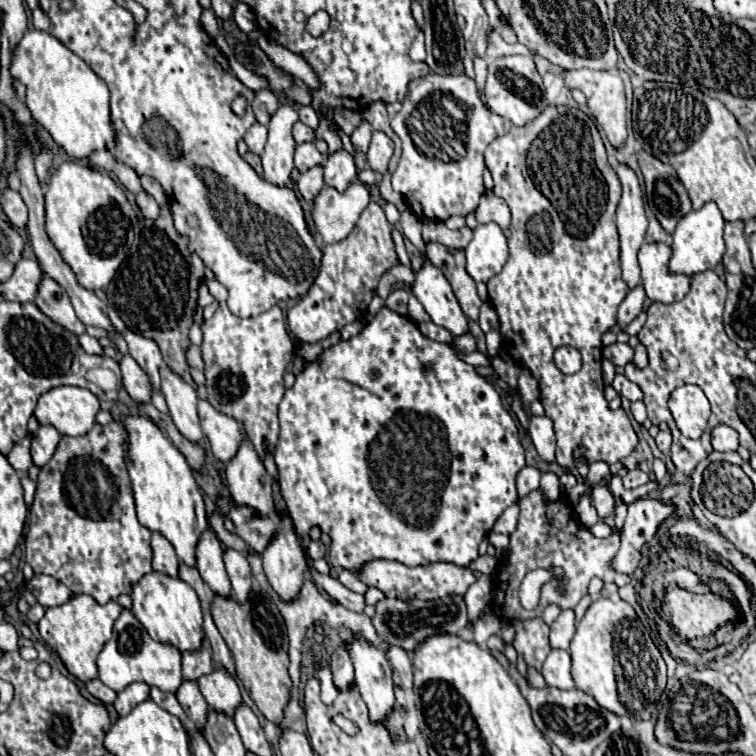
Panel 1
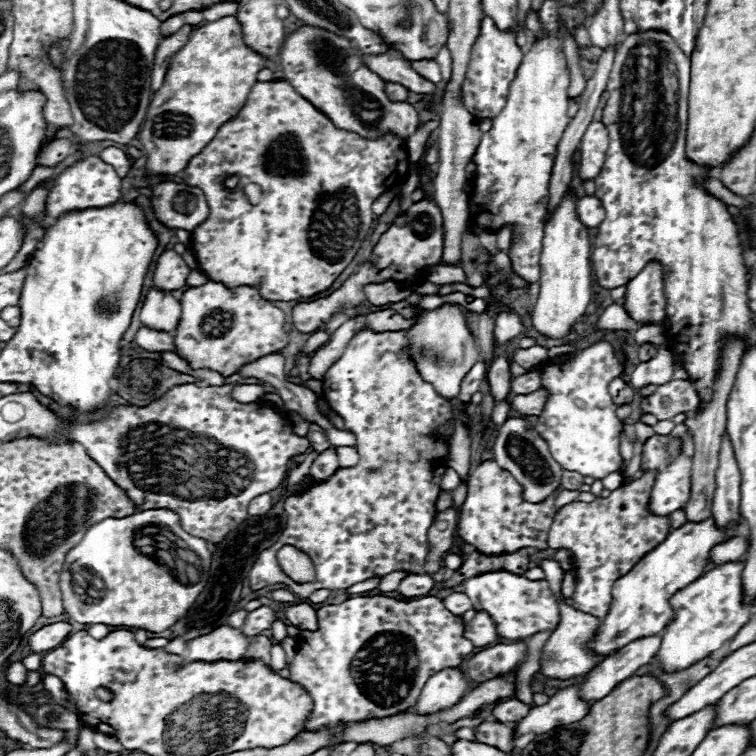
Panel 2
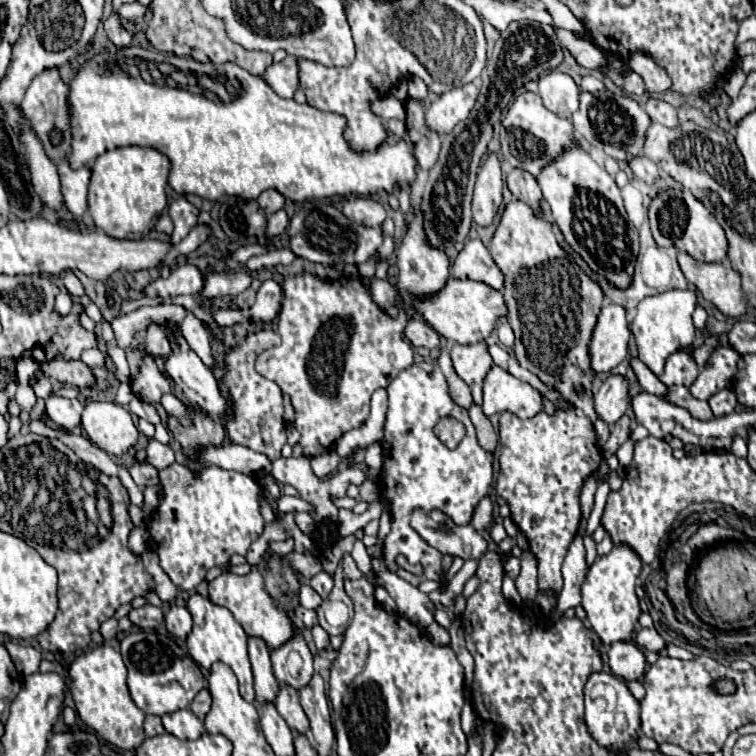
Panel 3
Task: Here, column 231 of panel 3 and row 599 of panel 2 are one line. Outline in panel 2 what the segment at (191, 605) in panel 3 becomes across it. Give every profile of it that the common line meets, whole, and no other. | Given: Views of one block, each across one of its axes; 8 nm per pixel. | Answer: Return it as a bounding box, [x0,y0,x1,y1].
[588,518,736,654]

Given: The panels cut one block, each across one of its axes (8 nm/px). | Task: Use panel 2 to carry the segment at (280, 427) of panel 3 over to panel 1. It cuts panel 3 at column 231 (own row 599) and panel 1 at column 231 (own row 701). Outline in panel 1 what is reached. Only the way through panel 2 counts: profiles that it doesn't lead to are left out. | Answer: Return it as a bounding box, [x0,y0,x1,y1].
[202,302,294,460]

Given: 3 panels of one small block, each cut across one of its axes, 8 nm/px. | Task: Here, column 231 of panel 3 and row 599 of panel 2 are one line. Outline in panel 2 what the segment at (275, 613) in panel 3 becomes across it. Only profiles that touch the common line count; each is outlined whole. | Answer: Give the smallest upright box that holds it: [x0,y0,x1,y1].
[548,474,670,618]

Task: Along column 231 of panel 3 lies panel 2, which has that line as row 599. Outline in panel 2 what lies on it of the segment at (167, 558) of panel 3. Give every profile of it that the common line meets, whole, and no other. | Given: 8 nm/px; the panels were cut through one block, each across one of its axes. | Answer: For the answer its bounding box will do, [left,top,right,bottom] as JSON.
[464,572,560,640]

